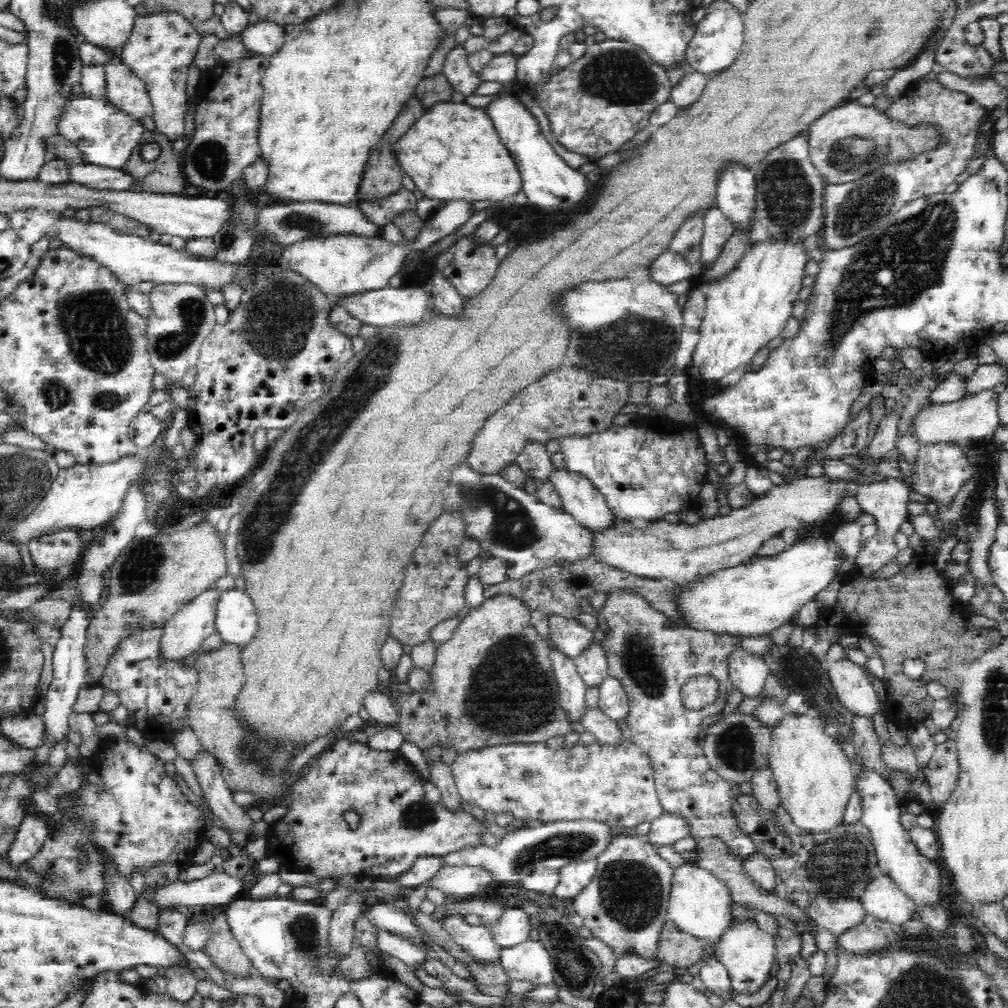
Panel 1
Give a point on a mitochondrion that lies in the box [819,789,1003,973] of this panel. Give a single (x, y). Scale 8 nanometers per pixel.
(922, 947)

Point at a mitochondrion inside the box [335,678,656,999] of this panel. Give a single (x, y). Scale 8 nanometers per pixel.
(563, 844)

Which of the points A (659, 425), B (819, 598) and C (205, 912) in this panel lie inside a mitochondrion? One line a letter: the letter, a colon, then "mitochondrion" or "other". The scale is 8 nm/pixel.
A: other
B: other
C: other

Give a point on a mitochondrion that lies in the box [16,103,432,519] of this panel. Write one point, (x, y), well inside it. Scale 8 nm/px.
(93, 321)

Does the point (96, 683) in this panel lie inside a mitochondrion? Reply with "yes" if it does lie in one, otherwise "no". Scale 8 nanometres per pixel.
no

